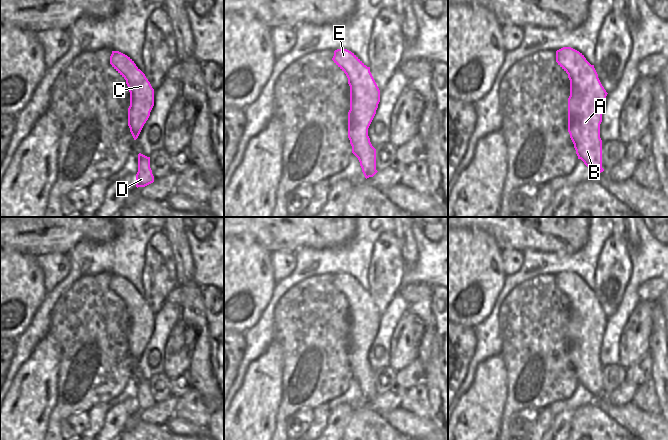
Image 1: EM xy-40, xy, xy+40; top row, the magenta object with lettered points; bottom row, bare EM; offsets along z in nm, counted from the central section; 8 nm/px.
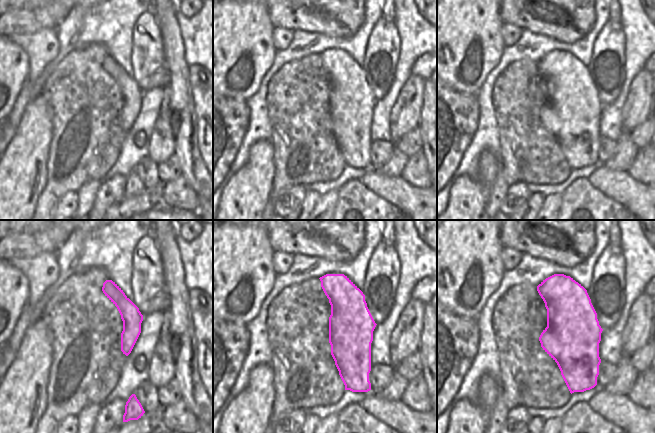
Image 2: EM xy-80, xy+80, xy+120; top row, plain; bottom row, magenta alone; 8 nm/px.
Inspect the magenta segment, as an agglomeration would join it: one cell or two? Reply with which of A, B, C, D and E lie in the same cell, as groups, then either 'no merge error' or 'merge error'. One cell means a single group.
groups A B C D E; no merge error

